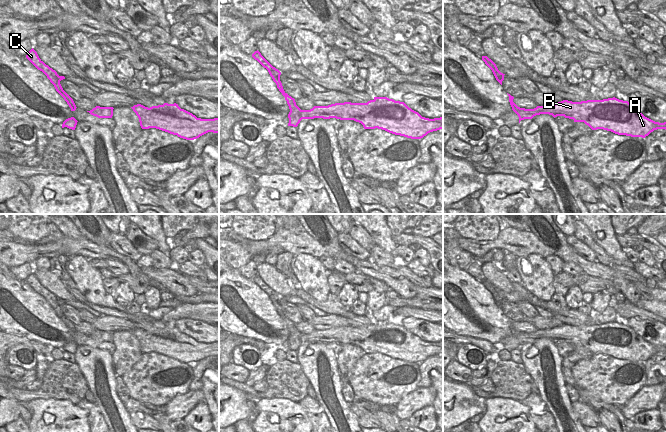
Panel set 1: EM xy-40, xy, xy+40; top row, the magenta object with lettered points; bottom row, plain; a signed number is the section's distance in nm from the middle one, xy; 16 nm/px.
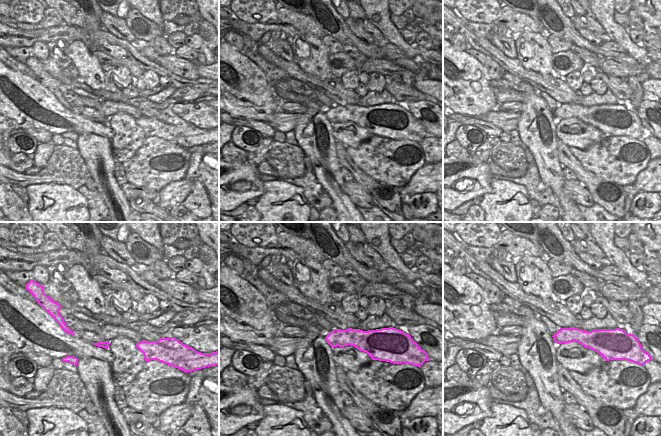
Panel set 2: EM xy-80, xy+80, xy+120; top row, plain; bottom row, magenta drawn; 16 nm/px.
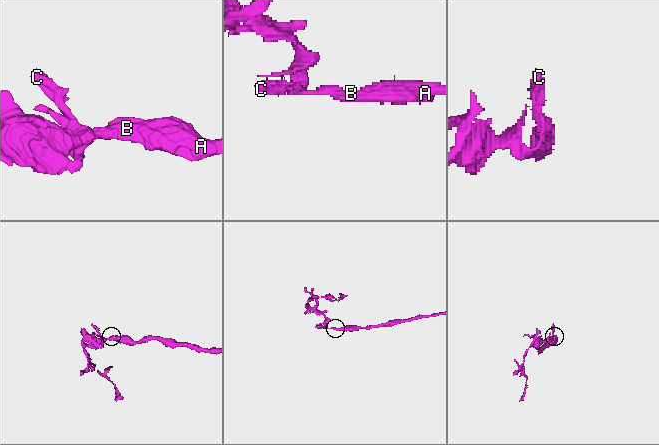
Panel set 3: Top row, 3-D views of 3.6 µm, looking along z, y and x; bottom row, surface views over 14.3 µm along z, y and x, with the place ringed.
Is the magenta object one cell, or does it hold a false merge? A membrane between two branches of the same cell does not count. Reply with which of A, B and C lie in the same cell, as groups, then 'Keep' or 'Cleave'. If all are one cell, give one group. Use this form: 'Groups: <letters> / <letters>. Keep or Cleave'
Groups: A B / C. Cleave.

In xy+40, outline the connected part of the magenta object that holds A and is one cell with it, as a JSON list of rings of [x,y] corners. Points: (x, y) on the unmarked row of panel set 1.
[[[615,321],[581,326],[563,324],[524,335],[530,337],[532,342],[540,338],[549,338],[554,342],[564,340],[574,346],[584,346],[592,354],[603,353],[631,361],[645,362],[654,354],[666,354],[666,346],[655,346],[645,341],[628,325]]]

